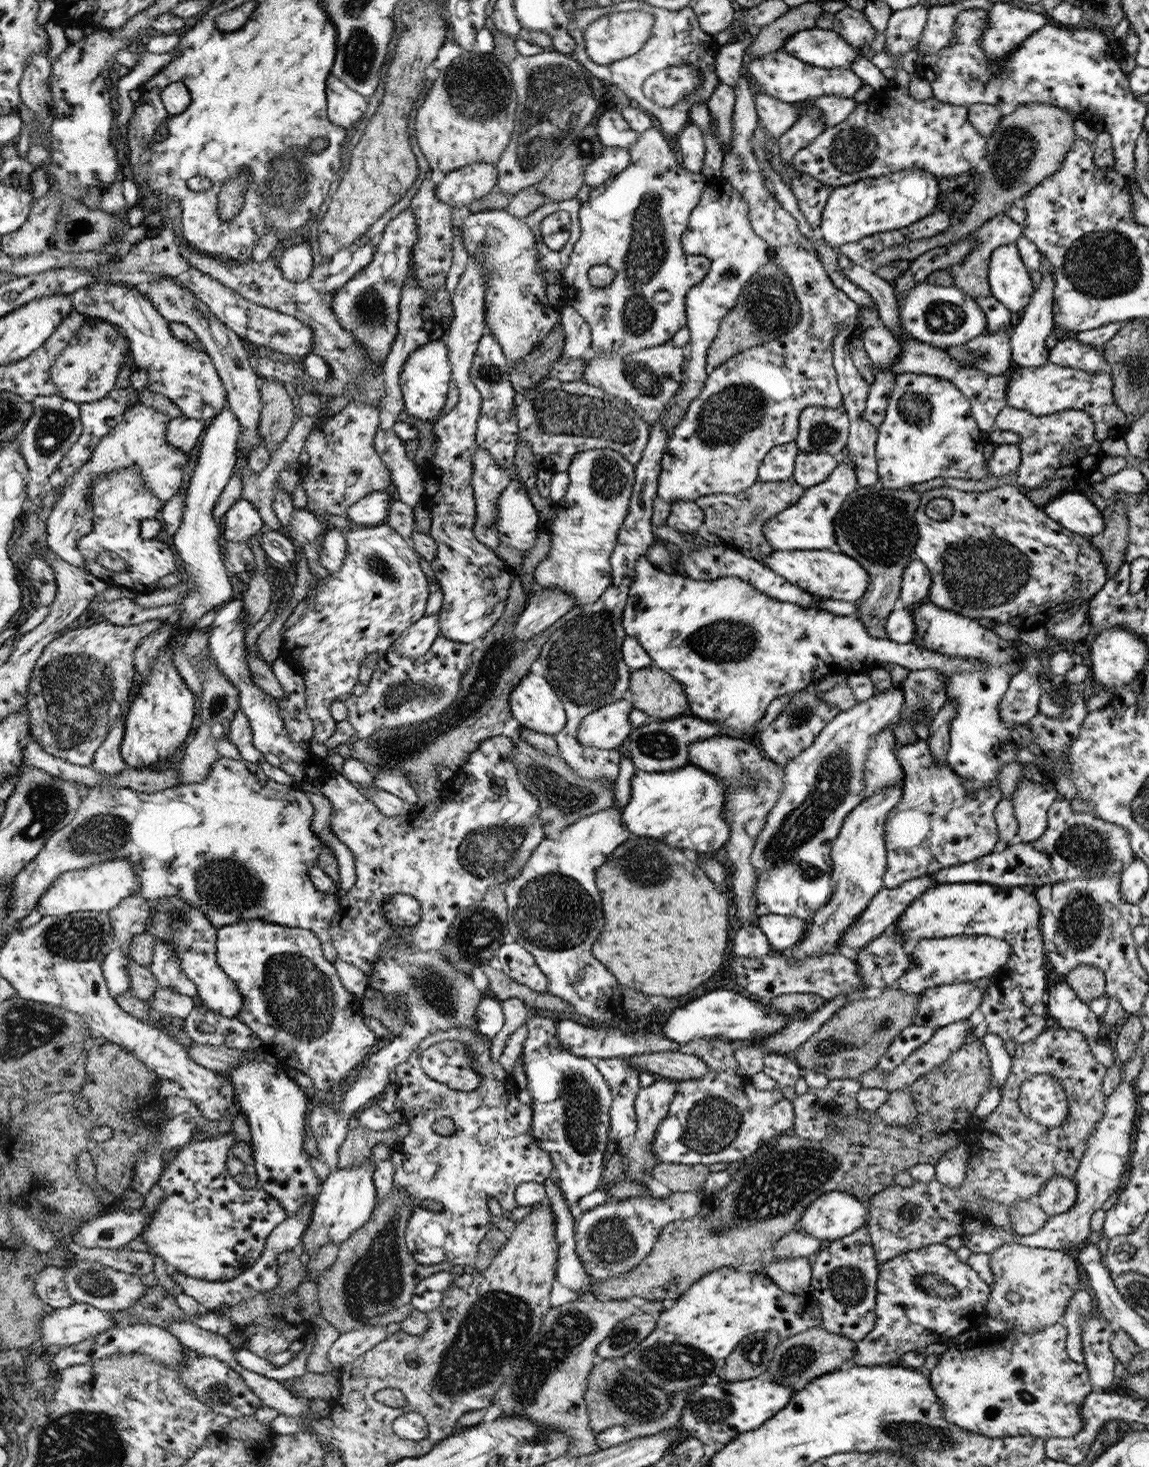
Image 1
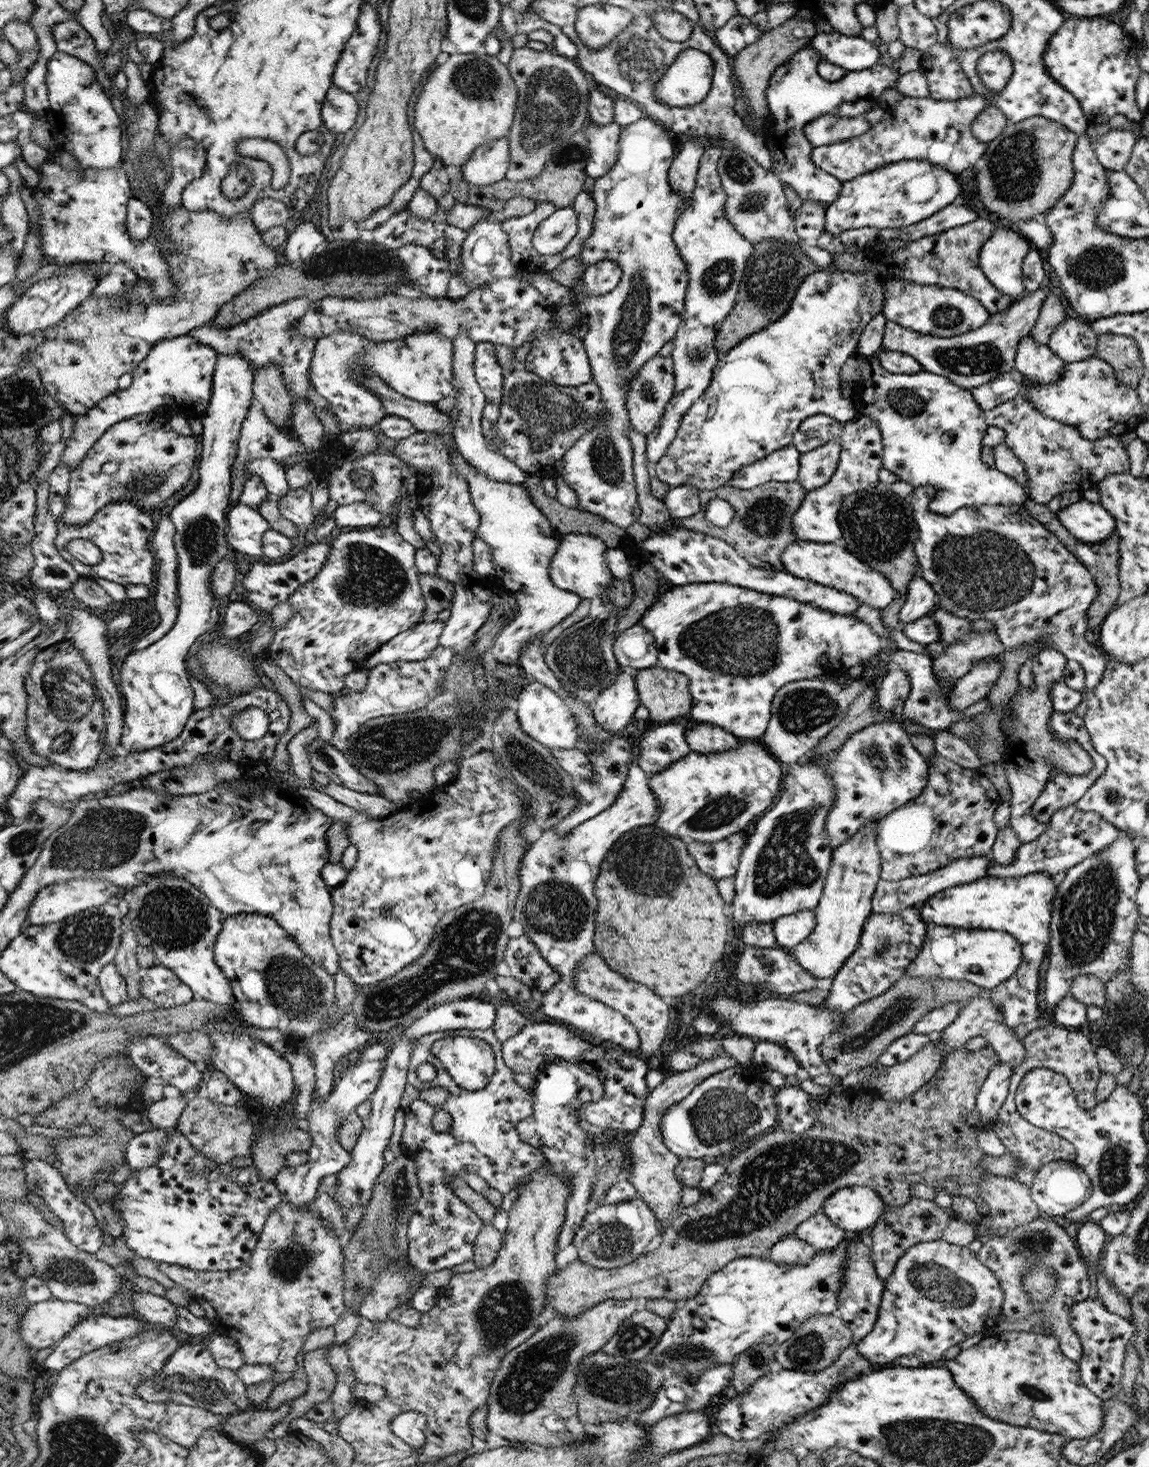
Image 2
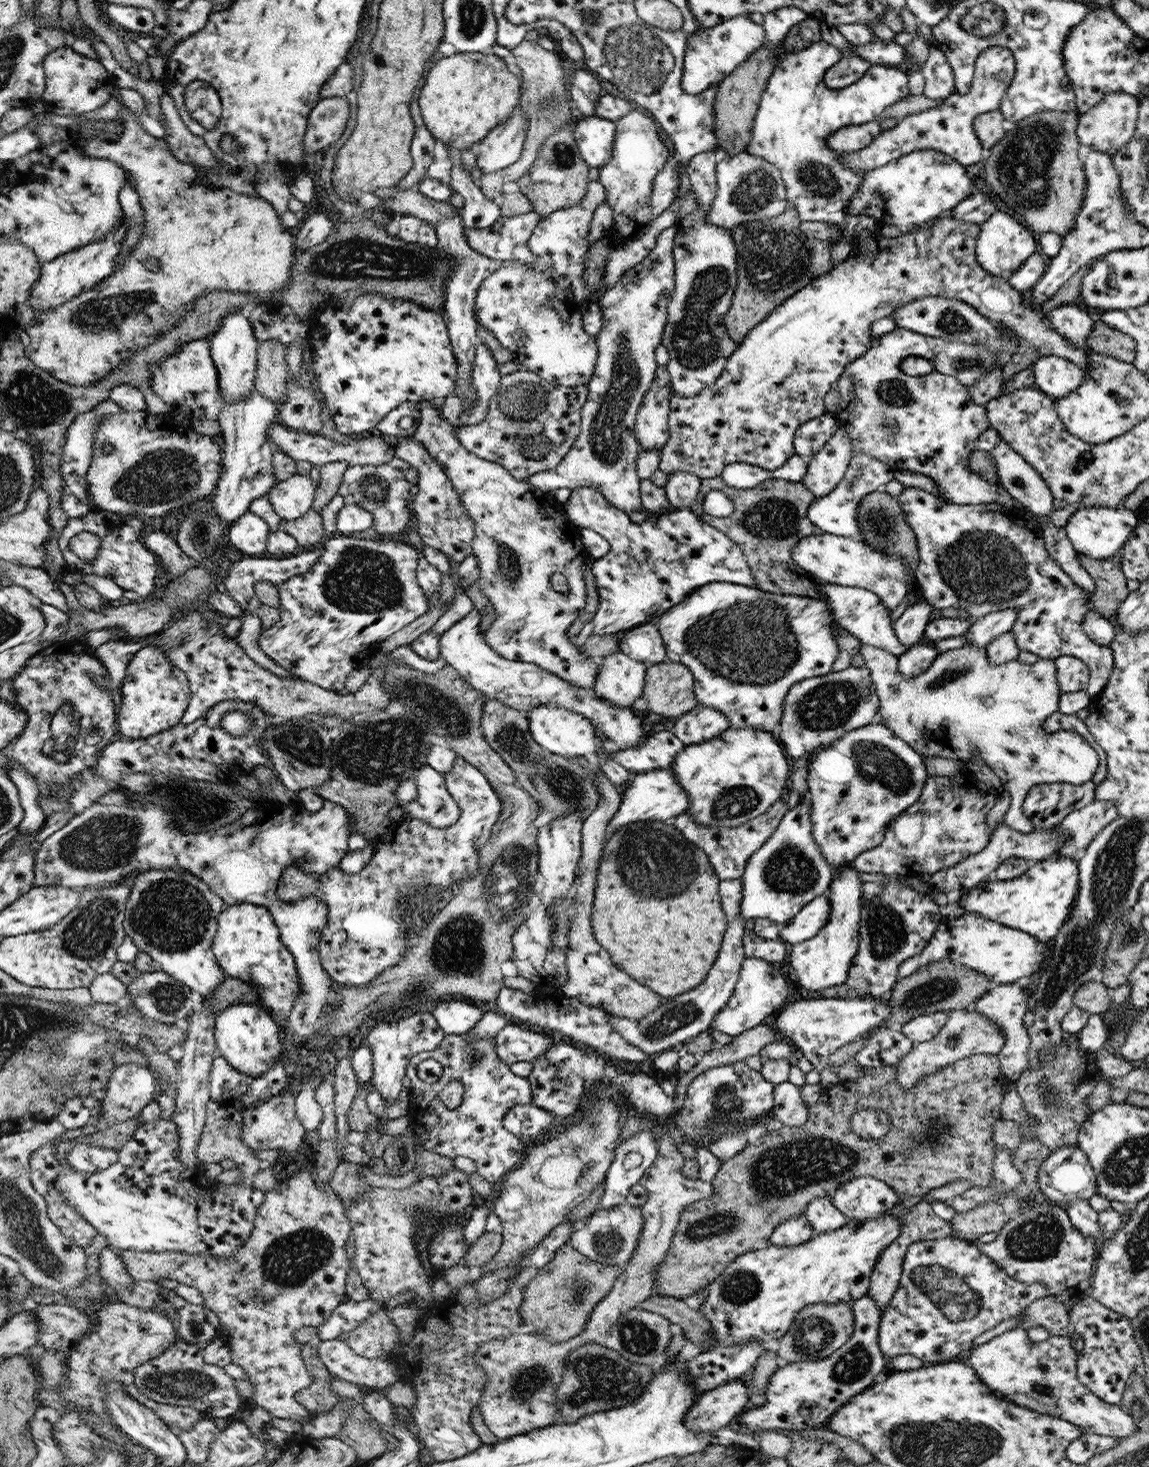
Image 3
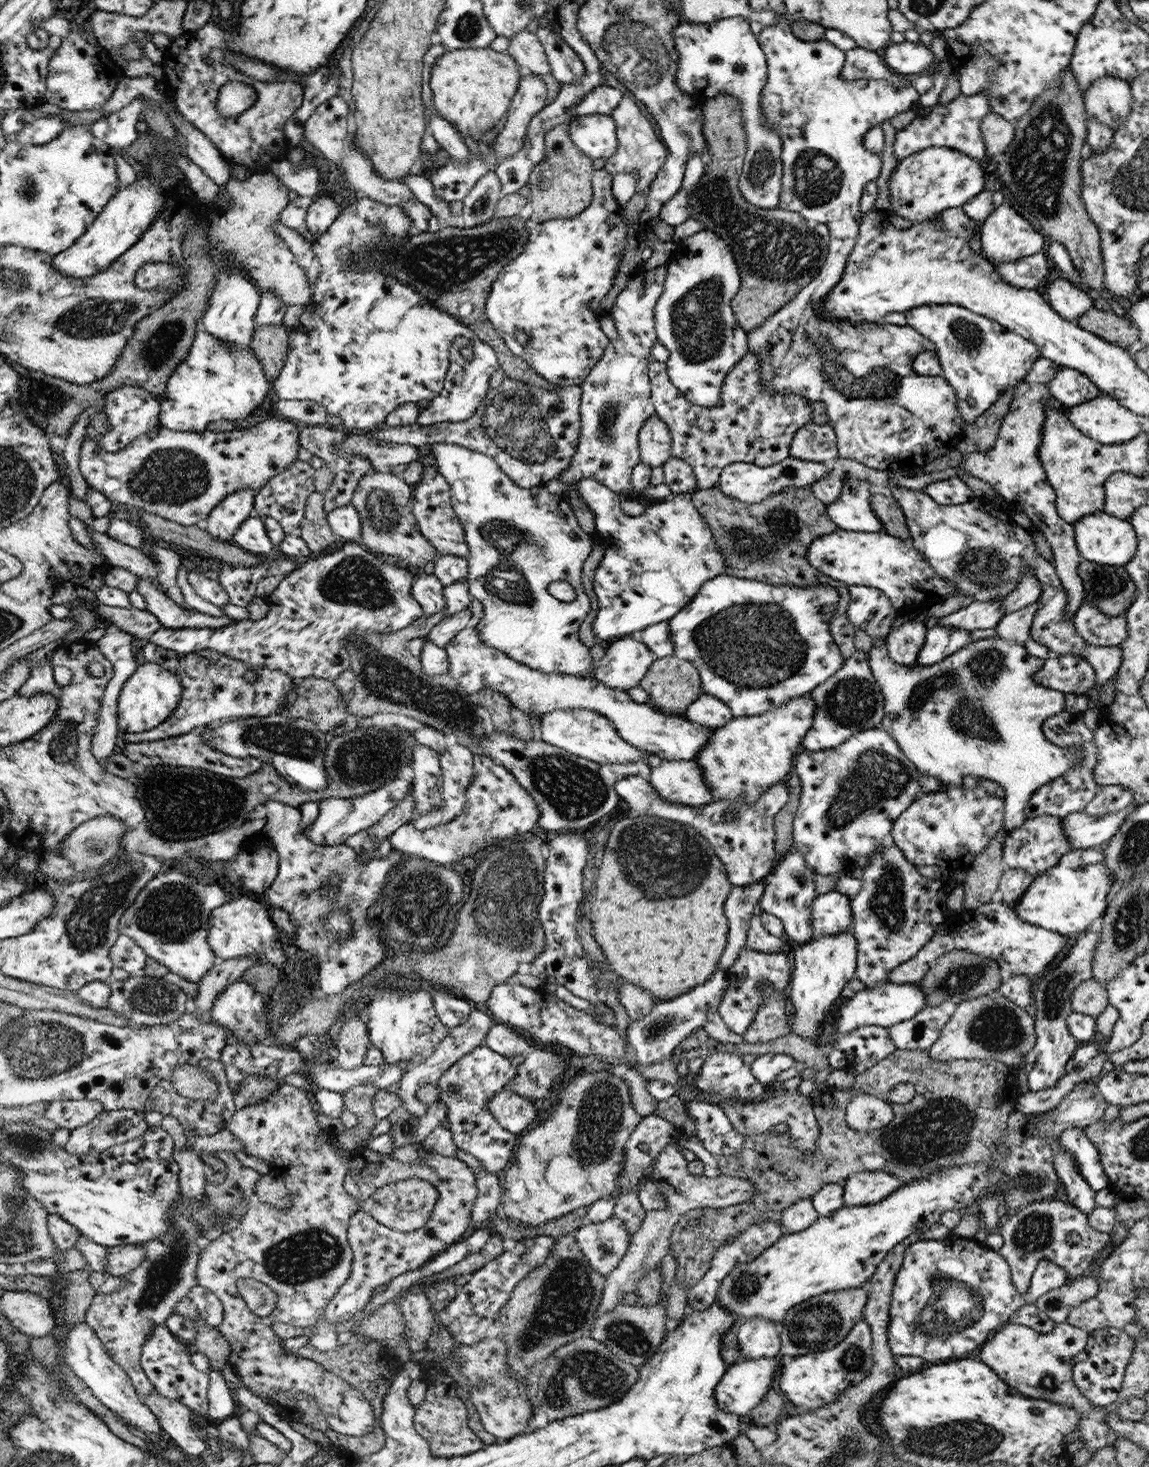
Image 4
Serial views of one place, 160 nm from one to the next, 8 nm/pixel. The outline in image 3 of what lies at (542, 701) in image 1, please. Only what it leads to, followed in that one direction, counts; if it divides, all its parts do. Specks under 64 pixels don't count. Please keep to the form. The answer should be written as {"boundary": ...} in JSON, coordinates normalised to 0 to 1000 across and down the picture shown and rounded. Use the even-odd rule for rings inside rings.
{"boundary":[[[472,480],[472,481],[465,482],[459,487],[464,504],[471,507],[473,511],[482,514],[493,516],[517,517],[517,514],[523,508],[523,504],[518,500],[517,493],[498,483]]]}

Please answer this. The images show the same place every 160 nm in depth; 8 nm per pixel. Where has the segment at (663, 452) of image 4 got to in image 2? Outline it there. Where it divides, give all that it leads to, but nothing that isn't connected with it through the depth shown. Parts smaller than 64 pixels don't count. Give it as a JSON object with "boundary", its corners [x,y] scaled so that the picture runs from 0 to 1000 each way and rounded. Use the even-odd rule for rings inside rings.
{"boundary":[[[571,243],[564,245],[560,250],[557,250],[551,258],[546,262],[545,278],[547,279],[549,291],[562,297],[565,297],[574,290],[579,278],[588,269],[587,249],[585,243]]]}

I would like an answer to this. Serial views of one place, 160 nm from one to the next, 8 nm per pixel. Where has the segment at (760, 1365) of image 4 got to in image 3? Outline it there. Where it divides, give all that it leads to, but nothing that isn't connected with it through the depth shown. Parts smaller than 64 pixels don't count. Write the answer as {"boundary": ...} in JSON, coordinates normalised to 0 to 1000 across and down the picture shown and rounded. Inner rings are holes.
{"boundary":[[[648,937],[645,939],[640,939],[628,945],[625,945],[621,948],[607,952],[605,958],[600,960],[596,965],[596,972],[604,978],[610,975],[611,976],[621,976],[626,973],[630,973],[635,971],[635,969],[640,968],[642,965],[645,965],[650,960],[653,960],[652,956],[652,946],[648,945]]]}

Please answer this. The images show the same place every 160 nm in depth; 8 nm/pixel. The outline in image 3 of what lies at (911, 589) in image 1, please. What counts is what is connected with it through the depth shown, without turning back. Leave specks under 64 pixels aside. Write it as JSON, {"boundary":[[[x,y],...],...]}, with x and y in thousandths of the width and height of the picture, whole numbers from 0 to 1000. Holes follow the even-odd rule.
{"boundary":[[[805,408],[799,409],[787,419],[784,422],[777,425],[779,434],[789,443],[804,436],[804,429],[814,420],[813,414]]]}

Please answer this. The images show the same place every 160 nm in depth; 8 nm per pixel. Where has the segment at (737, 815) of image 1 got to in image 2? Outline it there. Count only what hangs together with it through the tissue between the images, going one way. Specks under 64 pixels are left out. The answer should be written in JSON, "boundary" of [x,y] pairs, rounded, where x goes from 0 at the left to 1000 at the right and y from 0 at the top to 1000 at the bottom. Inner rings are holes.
{"boundary":[[[607,492],[598,498],[597,504],[604,513],[619,514],[630,513],[643,509],[643,504],[628,495],[617,492]]]}

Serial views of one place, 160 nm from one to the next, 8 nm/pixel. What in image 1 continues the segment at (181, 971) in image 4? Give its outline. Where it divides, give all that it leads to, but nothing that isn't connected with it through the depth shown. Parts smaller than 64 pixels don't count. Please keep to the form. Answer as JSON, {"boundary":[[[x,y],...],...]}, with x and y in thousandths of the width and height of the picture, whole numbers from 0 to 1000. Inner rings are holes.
{"boundary":[[[144,611],[130,614],[133,619],[133,624],[130,626],[127,635],[132,636],[137,641],[144,641],[156,653],[159,664],[171,672],[171,678],[178,686],[191,693],[206,694],[211,688],[211,678],[210,674],[189,656],[189,634],[179,625],[166,616],[158,613],[158,611]]]}

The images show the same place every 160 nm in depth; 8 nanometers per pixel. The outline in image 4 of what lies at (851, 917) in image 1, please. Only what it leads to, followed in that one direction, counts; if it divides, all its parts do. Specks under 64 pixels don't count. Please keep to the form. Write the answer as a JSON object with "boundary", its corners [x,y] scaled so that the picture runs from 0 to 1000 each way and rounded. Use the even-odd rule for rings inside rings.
{"boundary":[[[740,635],[719,637],[697,643],[691,649],[691,662],[685,676],[685,681],[690,683],[691,695],[688,695],[688,704],[712,713],[715,705],[715,697],[728,688],[731,676],[746,663],[746,640]]]}

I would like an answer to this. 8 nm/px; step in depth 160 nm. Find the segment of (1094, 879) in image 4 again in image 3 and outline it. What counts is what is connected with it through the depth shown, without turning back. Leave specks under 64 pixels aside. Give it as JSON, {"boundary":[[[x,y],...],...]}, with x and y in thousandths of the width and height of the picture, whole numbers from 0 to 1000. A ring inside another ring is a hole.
{"boundary":[[[919,584],[918,585],[907,586],[897,589],[893,592],[893,594],[890,594],[886,599],[879,600],[859,599],[848,605],[833,609],[835,617],[840,622],[854,623],[858,627],[864,627],[877,633],[883,633],[884,634],[894,635],[905,642],[912,642],[912,641],[916,640],[921,637],[921,633],[929,626],[936,616],[936,611],[939,605],[937,588],[935,585]]]}

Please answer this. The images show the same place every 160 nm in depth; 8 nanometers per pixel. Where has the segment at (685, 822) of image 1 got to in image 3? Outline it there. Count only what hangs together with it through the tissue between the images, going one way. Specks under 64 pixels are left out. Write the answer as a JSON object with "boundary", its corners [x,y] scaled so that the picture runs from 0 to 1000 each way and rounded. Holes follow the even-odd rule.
{"boundary":[[[657,495],[634,496],[624,503],[596,508],[584,524],[600,543],[596,554],[607,562],[623,564],[645,563],[668,553],[681,543],[688,526],[676,498],[668,499]]]}

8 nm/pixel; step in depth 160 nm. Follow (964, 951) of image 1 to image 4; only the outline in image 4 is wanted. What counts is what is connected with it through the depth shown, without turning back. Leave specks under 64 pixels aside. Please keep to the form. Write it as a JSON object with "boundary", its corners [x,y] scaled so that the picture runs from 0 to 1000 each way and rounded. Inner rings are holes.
{"boundary":[[[869,611],[845,620],[835,622],[823,622],[821,628],[816,631],[813,638],[798,649],[797,652],[786,656],[781,660],[778,660],[774,665],[774,669],[780,671],[787,671],[789,669],[798,670],[808,662],[809,660],[816,654],[817,652],[829,648],[843,648],[858,653],[864,653],[869,656],[871,661],[877,661],[883,665],[893,664],[898,666],[905,664],[923,650],[923,648],[928,645],[928,637],[921,637],[899,630],[895,630],[888,627],[883,624],[883,620],[874,616]]]}

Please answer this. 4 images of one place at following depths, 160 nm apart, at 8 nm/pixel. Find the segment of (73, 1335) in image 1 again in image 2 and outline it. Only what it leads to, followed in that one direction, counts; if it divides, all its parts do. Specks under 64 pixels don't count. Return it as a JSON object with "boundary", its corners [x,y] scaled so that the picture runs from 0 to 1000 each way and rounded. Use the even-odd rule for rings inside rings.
{"boundary":[[[44,885],[26,890],[18,898],[17,907],[29,921],[47,918],[79,894],[80,891]]]}

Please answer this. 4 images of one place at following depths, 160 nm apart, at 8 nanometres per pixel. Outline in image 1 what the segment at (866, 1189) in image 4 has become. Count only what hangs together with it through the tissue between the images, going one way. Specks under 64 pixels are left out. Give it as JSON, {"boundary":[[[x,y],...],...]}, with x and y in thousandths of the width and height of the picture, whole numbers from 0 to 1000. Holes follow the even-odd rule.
{"boundary":[[[724,812],[708,818],[698,827],[695,835],[707,844],[721,847],[742,842],[755,831],[755,819],[742,813]]]}

